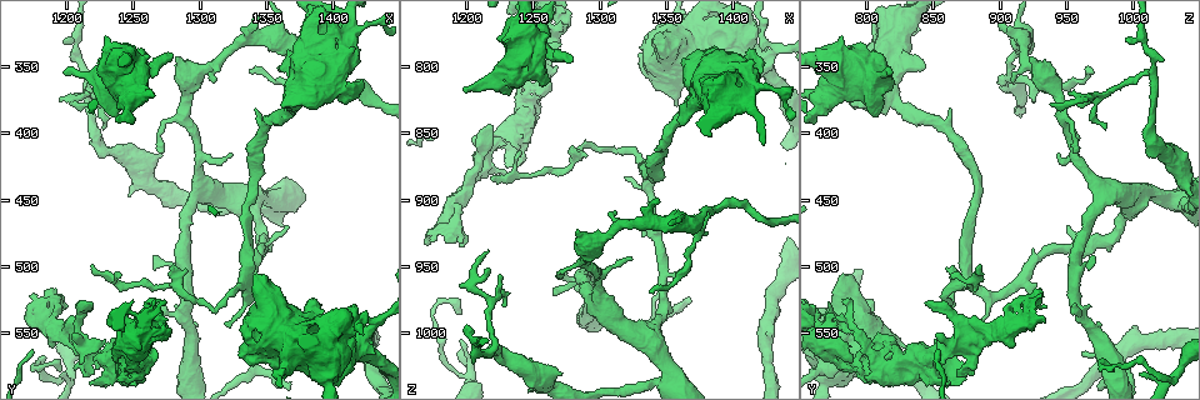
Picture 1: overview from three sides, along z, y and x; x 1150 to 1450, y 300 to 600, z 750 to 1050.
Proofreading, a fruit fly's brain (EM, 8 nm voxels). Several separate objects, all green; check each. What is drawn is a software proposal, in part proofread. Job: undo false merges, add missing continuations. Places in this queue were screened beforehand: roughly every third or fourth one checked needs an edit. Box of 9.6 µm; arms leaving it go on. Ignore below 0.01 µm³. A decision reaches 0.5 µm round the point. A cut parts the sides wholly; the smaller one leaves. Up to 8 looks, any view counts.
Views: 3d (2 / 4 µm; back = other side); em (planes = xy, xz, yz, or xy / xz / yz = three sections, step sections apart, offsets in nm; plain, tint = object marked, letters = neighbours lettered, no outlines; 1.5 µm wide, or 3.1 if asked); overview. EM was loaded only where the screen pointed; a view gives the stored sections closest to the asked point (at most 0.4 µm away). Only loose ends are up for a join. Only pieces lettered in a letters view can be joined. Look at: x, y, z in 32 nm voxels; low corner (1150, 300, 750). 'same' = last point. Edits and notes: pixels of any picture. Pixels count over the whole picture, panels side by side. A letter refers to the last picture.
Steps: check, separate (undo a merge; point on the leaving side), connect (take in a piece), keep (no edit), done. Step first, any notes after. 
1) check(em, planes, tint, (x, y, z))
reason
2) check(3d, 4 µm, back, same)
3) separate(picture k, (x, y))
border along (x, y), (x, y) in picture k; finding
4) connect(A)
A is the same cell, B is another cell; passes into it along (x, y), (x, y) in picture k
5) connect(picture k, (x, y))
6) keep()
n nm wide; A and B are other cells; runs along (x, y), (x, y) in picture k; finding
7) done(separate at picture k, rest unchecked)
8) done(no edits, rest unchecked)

check(3d, 2 µm, (1352, 564, 960))
branch stops here

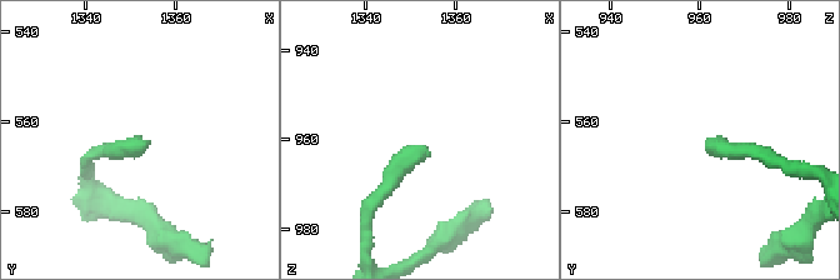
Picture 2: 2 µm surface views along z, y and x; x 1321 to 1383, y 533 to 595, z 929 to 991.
check(em, planes, letters, (1353, 565, 961))

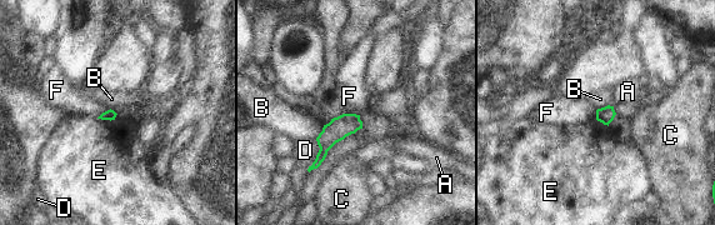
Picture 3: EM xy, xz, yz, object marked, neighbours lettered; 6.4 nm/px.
keep()
F touches over 240 nm; A, B, C, D, E and F are other cells; no lettered piece goes on from it

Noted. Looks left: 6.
check(3d, 2 µm, (1182, 574, 976))
sharp bend

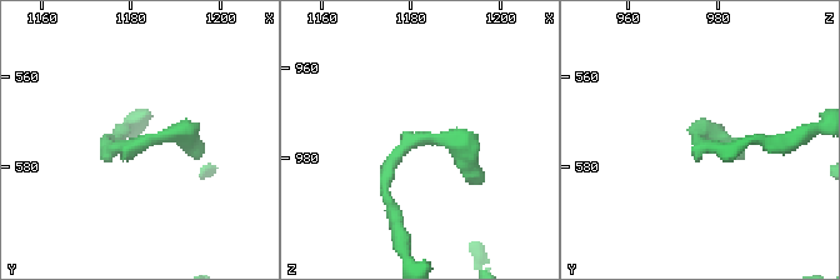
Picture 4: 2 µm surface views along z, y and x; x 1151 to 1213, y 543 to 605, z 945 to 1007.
check(em, planes, tint, (1181, 575, 975))

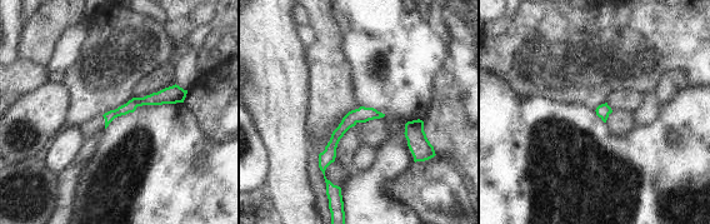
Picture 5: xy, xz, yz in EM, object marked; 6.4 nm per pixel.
check(em, planes, letters, same)

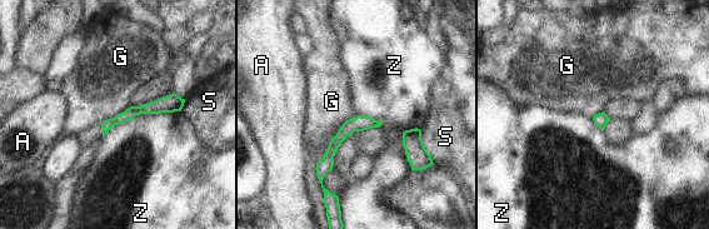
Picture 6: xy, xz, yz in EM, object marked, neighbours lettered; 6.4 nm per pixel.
keep()
A, G, S and Z are other cells; runs along (180, 101), (134, 110), (105, 128) in picture 6; all the same cell

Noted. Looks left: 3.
check(em, planes, letters, (1222, 498, 886))

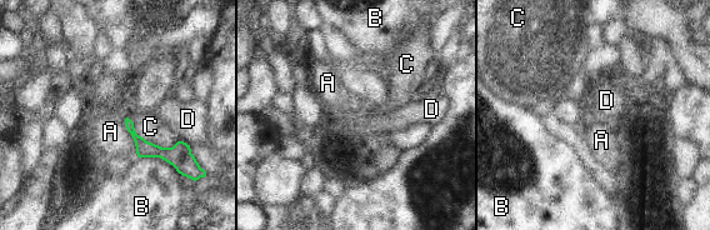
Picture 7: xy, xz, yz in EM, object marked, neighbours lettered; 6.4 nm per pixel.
keep()
C touches over 360 nm; A, B, C and D are other cells; runs along (129, 124), (149, 150), (194, 165) in picture 7; no lettered piece goes on from it

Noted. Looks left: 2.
done(no edits, rest unchecked)

